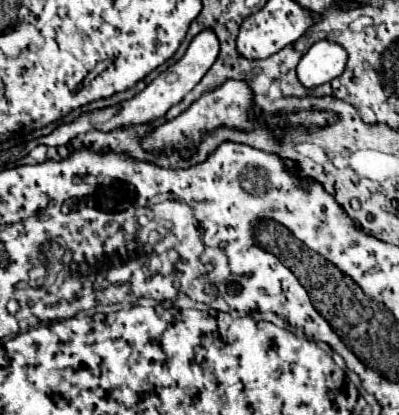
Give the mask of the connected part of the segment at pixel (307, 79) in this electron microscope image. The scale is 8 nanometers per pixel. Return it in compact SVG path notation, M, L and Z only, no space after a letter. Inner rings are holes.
M318 41L302 55L298 63L298 79L308 89L320 83L328 83L334 77L342 75L346 61L348 55L342 45L330 41Z

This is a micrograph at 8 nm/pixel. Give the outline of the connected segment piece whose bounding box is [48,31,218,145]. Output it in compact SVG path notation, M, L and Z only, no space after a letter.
M202 31L202 33L198 33L194 37L194 41L190 43L188 51L184 53L184 57L178 63L174 63L174 65L162 72L144 91L140 91L132 99L122 101L118 105L96 109L96 111L90 111L90 113L82 113L72 123L60 125L52 135L48 135L48 143L52 143L52 145L66 145L66 143L70 143L70 139L74 139L80 133L86 133L90 129L112 131L116 127L134 125L134 123L148 123L148 121L154 121L154 119L166 115L166 111L172 105L180 103L184 99L184 95L190 93L198 85L198 81L206 75L206 71L212 67L212 63L214 63L216 57L218 57L218 37L214 35L214 31Z

